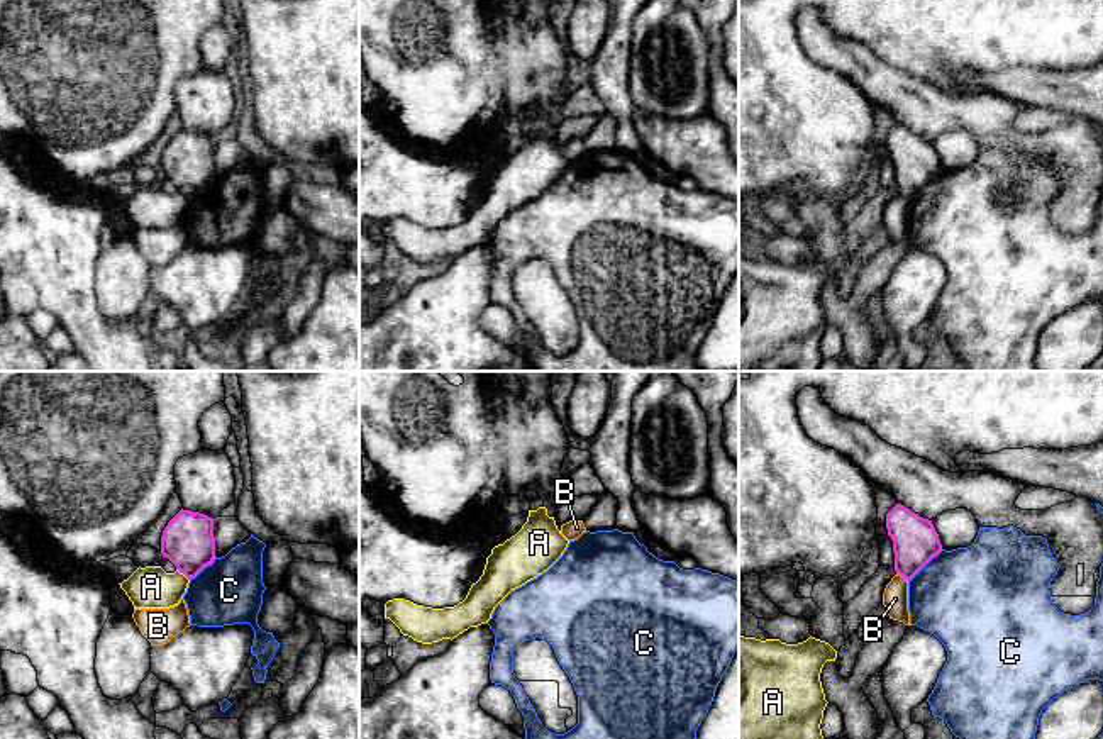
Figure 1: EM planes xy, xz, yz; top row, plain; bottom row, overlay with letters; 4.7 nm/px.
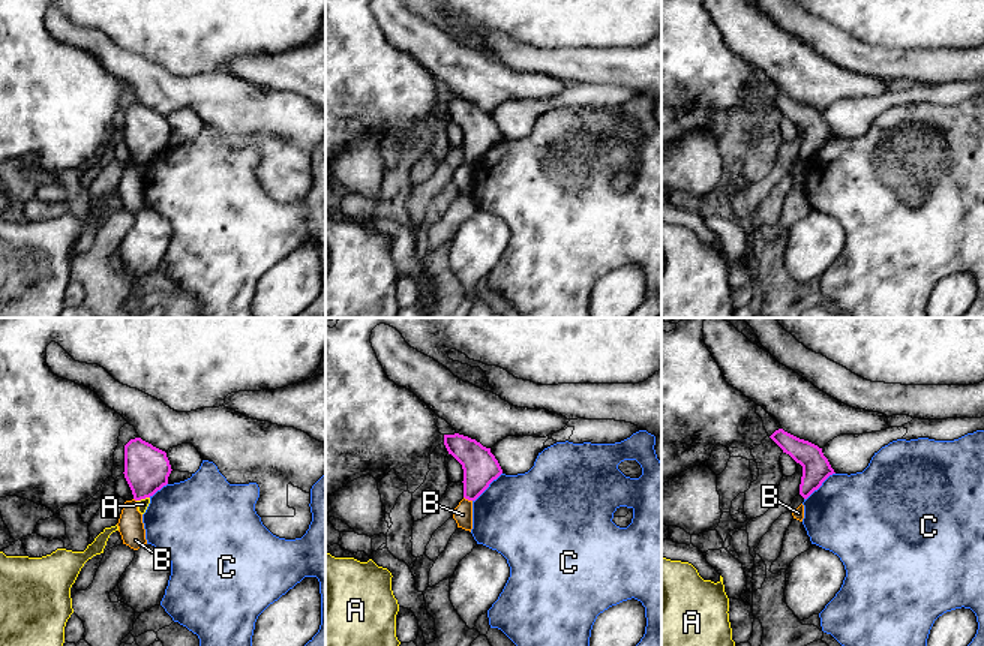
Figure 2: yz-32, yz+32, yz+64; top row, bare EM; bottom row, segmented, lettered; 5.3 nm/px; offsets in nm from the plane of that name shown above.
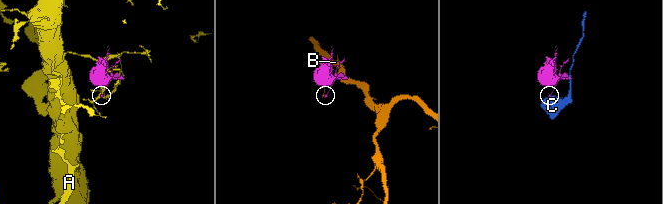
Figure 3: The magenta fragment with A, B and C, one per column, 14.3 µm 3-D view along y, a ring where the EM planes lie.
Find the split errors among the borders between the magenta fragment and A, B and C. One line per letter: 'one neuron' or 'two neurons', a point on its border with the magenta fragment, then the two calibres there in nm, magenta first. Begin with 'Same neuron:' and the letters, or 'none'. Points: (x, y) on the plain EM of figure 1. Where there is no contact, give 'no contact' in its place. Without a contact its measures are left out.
Same neuron: none
A: two neurons | xy (183, 194) | 240/200 nm
B: two neurons | yz (903, 197) | 220/120 nm
C: two neurons | yz (925, 183) | 220/480 nm

